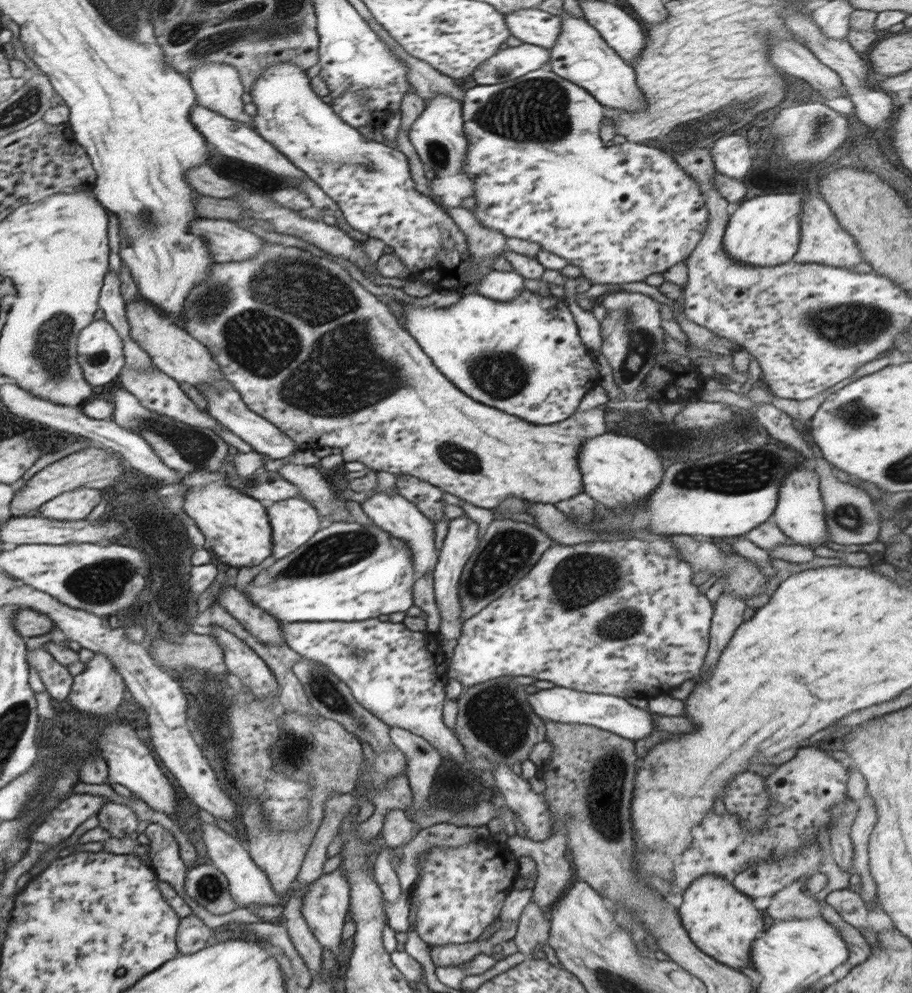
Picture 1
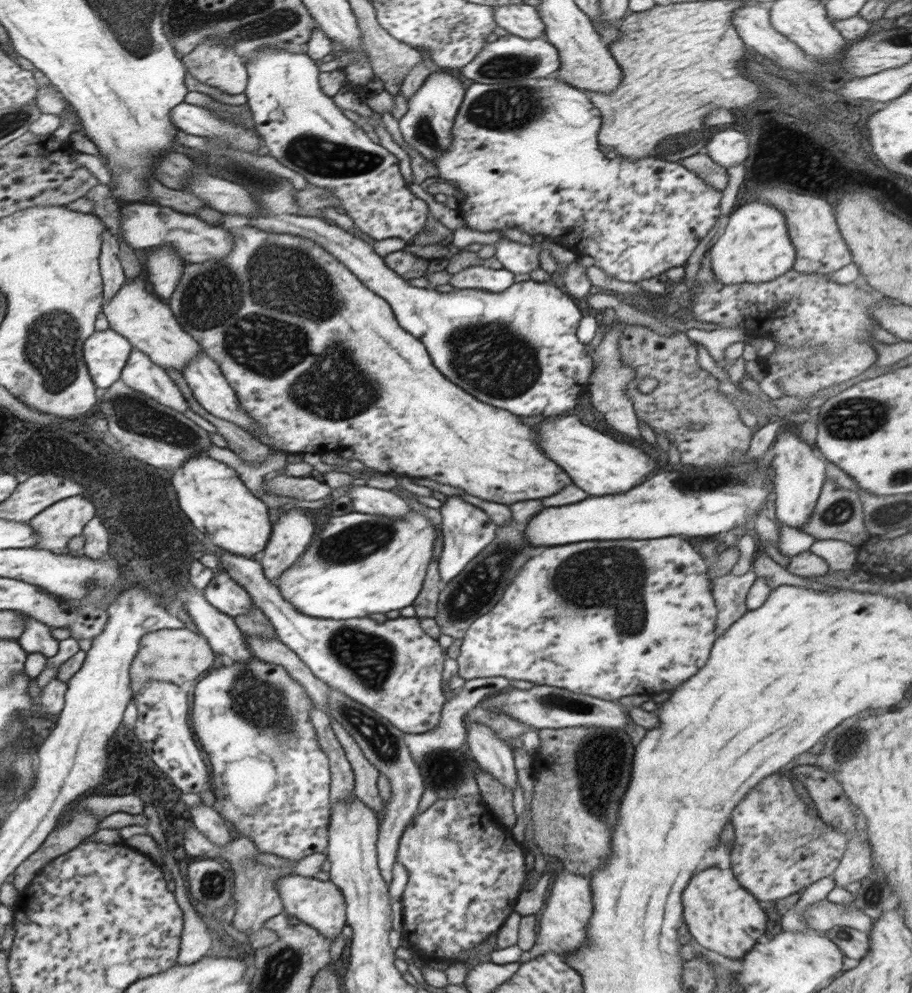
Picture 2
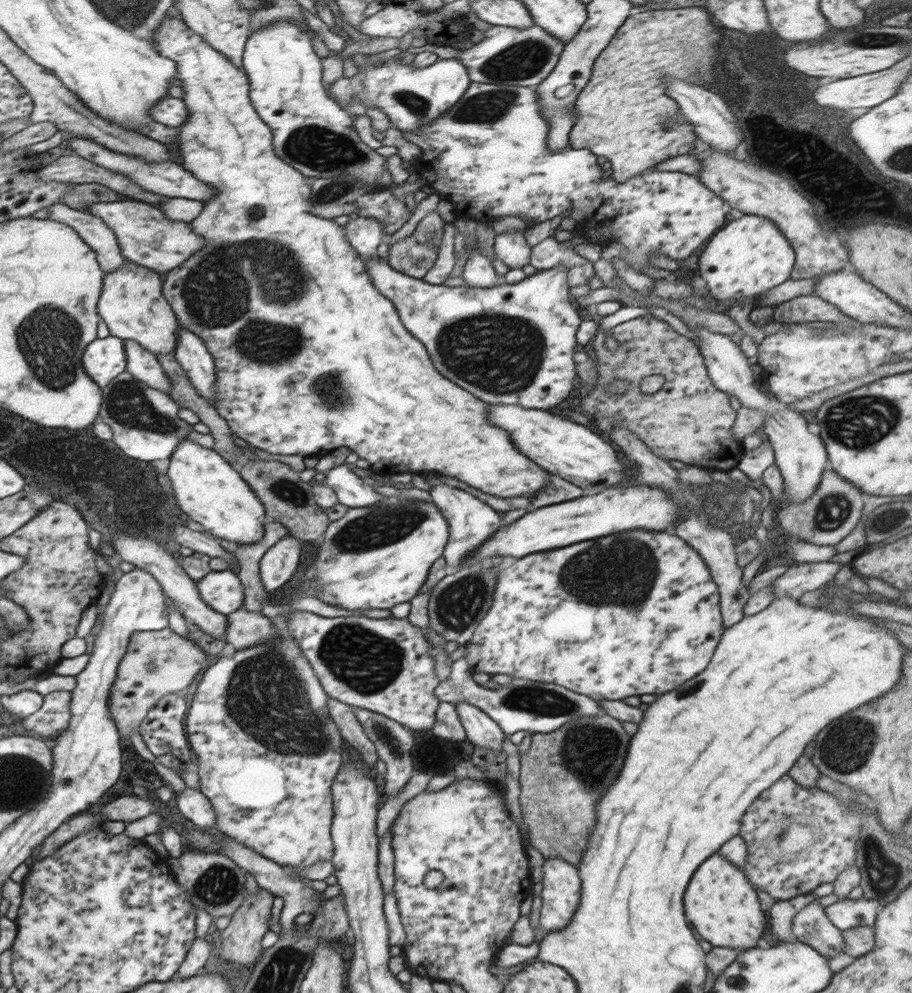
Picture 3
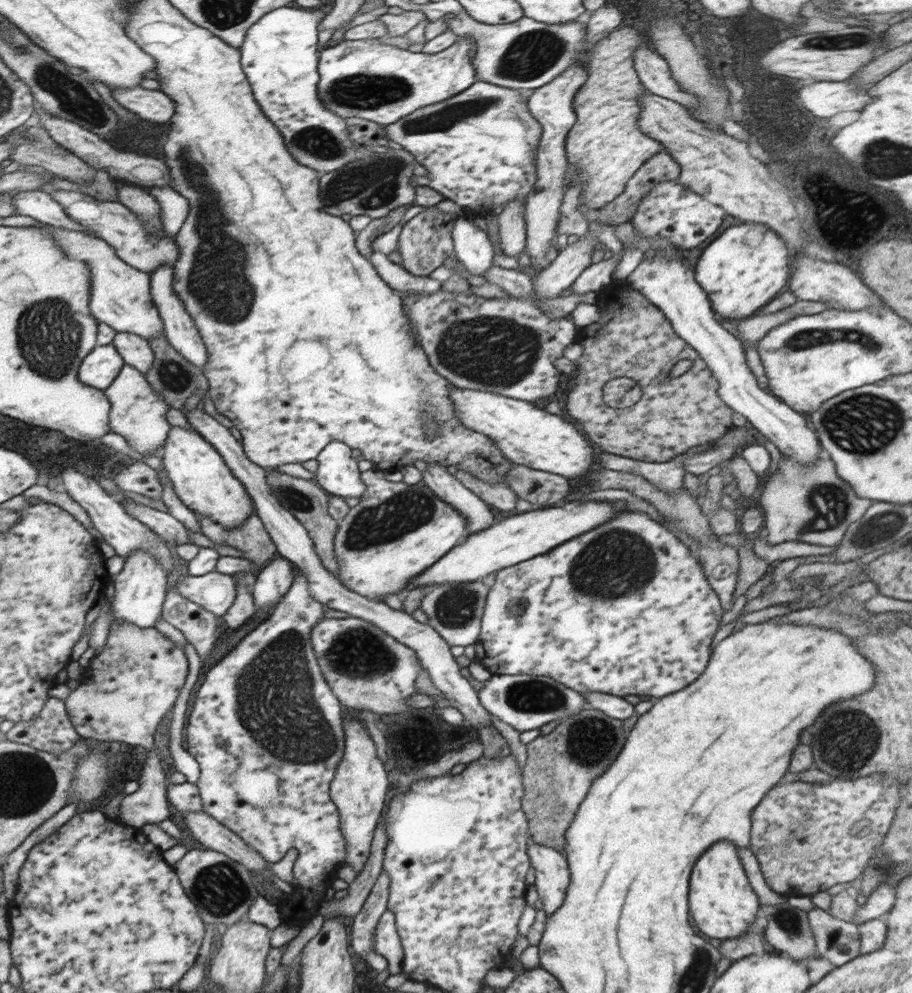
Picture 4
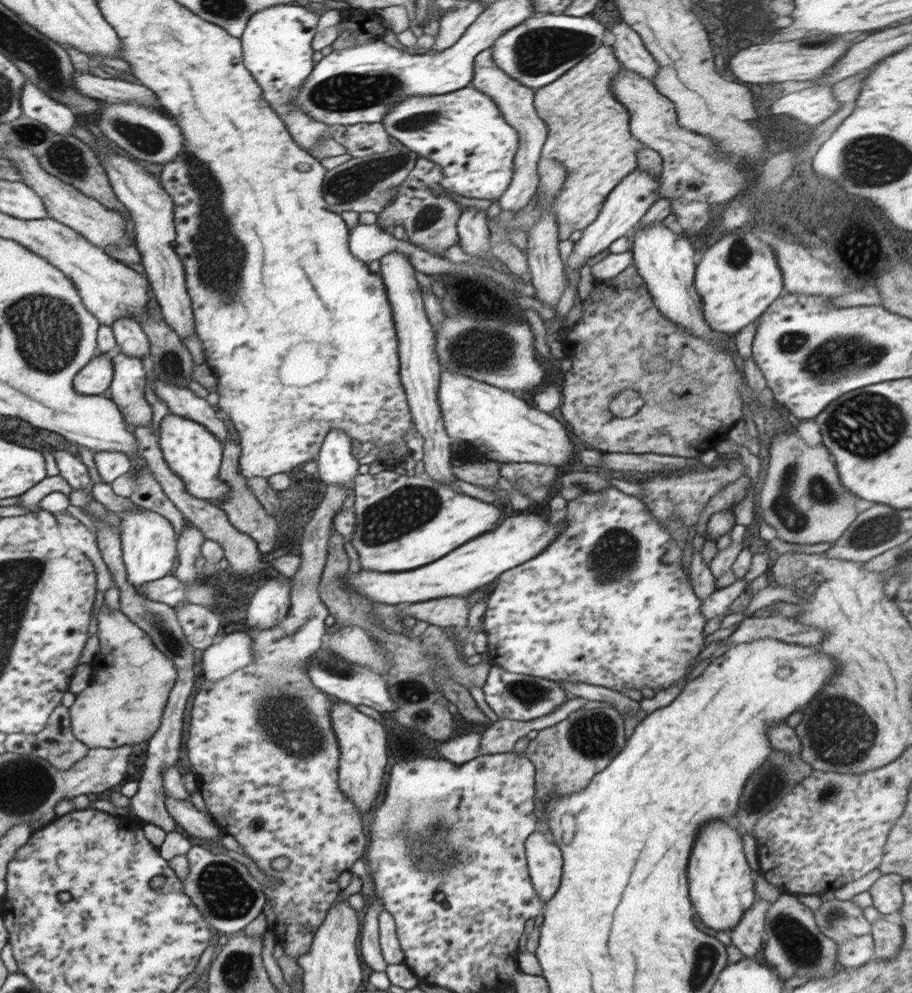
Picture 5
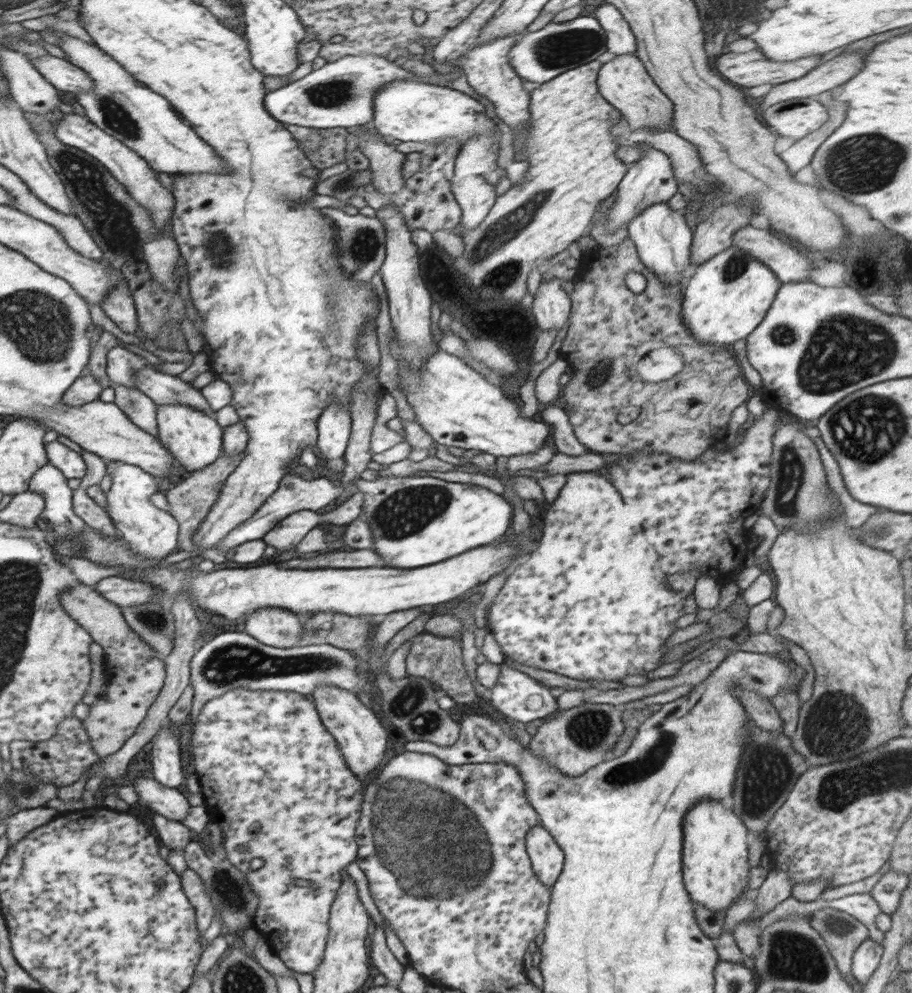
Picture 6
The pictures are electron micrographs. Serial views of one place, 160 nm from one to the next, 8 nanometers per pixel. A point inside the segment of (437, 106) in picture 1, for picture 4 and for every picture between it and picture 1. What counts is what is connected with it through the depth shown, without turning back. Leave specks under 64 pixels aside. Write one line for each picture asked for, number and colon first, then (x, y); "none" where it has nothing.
2: (426, 126)
3: (411, 97)
4: (367, 79)

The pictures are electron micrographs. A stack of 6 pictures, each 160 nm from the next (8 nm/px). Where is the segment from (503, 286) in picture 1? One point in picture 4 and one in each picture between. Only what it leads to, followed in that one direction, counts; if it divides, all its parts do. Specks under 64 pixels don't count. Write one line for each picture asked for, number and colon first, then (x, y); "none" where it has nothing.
2: (478, 277)
3: (478, 272)
4: (472, 246)

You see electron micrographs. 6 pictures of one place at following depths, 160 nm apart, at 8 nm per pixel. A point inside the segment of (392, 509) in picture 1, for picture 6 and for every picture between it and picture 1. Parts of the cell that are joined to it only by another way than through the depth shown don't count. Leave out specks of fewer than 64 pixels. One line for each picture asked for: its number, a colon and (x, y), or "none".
2: (366, 500)
3: (351, 491)
4: (338, 474)
5: (337, 467)
6: (334, 425)

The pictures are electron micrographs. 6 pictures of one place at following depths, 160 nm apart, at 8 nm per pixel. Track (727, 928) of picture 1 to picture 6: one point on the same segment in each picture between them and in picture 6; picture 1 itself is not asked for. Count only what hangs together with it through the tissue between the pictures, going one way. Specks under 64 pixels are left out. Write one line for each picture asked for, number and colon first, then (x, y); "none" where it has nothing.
2: (721, 917)
3: (721, 904)
4: (723, 904)
5: (722, 886)
6: (715, 852)

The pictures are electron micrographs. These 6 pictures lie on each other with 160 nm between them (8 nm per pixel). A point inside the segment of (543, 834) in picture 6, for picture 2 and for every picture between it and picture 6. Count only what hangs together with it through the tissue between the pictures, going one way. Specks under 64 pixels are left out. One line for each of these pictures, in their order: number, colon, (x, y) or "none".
2: (563, 921)
3: (562, 886)
4: (551, 867)
5: (545, 860)

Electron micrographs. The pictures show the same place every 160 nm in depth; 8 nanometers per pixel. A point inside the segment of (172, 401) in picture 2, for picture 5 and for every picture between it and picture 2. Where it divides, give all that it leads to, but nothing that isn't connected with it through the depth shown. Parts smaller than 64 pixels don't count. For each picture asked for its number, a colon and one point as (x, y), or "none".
3: (144, 366)
4: (135, 351)
5: (130, 339)

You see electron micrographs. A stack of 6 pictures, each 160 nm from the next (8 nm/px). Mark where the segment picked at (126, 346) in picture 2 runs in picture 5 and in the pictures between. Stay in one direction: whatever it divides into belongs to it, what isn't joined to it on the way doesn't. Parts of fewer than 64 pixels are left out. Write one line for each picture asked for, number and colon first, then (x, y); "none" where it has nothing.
3: (103, 360)
4: (99, 369)
5: (94, 379)

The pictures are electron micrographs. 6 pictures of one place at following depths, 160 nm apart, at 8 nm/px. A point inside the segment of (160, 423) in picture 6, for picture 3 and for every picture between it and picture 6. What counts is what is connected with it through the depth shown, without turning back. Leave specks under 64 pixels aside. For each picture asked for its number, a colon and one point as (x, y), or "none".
3: (215, 498)
4: (201, 479)
5: (192, 452)

